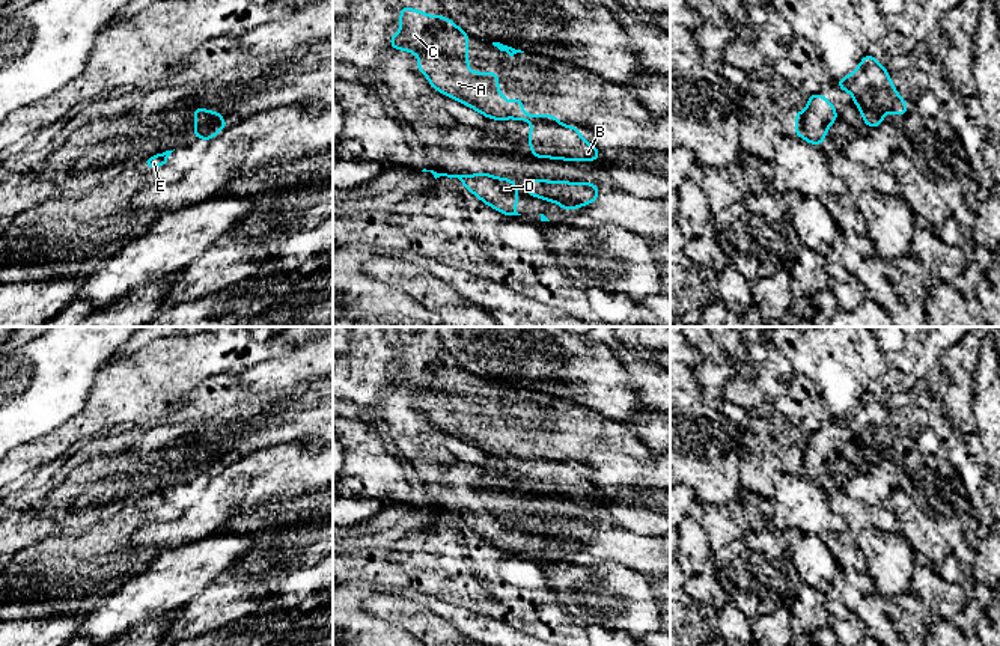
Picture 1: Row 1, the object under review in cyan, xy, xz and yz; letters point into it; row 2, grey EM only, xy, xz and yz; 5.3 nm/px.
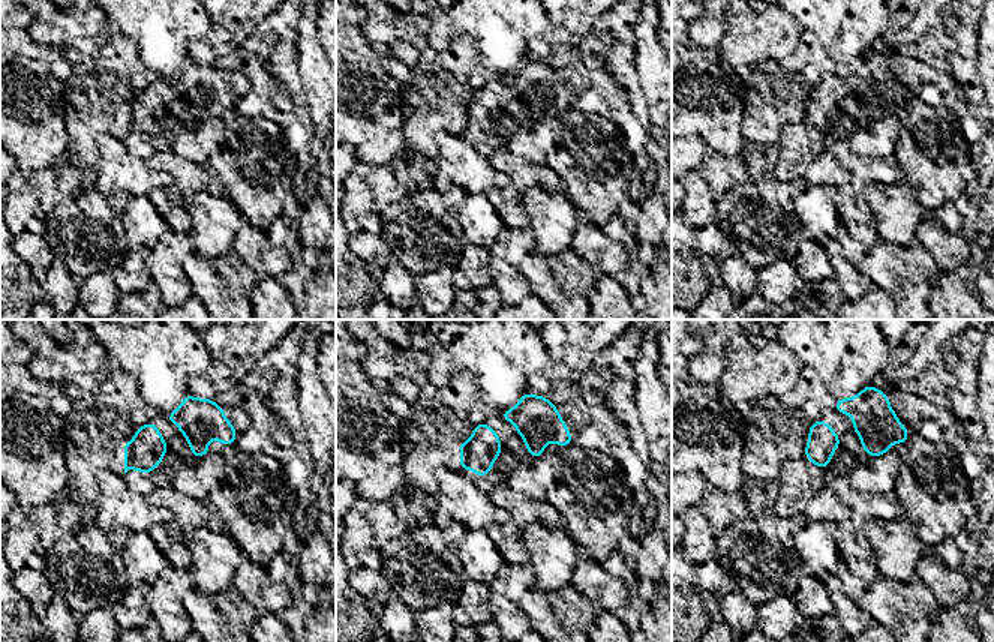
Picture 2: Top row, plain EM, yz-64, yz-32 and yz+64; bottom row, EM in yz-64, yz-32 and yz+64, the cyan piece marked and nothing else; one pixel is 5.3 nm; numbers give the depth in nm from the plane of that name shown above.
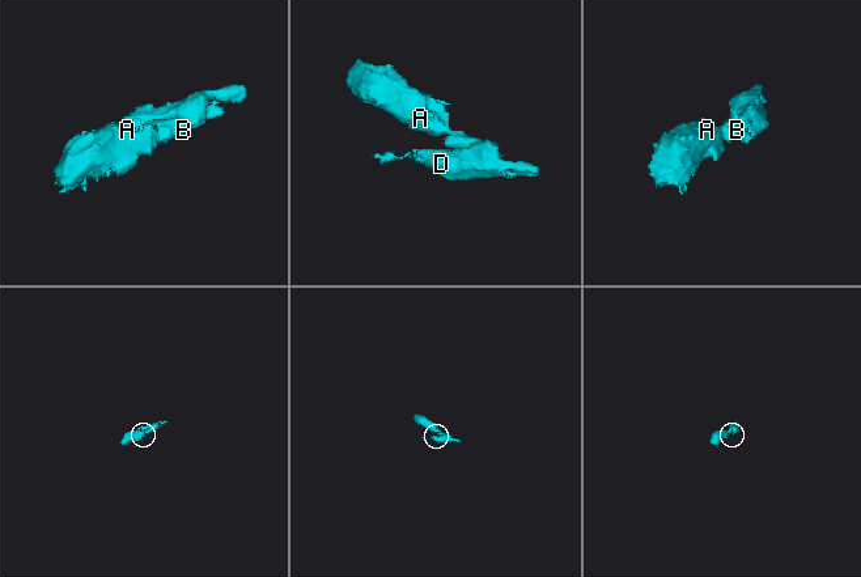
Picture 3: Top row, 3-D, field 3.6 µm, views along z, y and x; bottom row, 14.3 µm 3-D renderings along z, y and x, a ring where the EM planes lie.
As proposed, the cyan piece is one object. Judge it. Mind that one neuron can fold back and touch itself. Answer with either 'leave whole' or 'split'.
split

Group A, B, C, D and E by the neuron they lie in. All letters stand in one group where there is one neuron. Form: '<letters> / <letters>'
A C E / B D

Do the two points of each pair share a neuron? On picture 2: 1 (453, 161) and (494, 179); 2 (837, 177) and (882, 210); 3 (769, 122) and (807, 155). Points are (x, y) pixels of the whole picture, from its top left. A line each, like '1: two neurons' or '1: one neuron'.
1: one neuron
2: two neurons
3: two neurons

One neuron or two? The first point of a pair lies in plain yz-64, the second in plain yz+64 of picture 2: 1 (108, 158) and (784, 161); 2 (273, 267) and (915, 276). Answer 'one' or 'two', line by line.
1: one
2: two

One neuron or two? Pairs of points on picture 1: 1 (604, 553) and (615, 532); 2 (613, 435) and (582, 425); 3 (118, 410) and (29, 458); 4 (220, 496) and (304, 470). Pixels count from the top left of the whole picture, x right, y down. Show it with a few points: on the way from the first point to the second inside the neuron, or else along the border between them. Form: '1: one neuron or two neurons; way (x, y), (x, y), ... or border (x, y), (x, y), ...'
1: one neuron; way (607, 548), (615, 541), (615, 536)
2: one neuron; way (606, 435), (589, 431)
3: one neuron; way (95, 416), (51, 446)
4: one neuron; way (241, 488), (250, 488), (262, 476), (283, 472)

